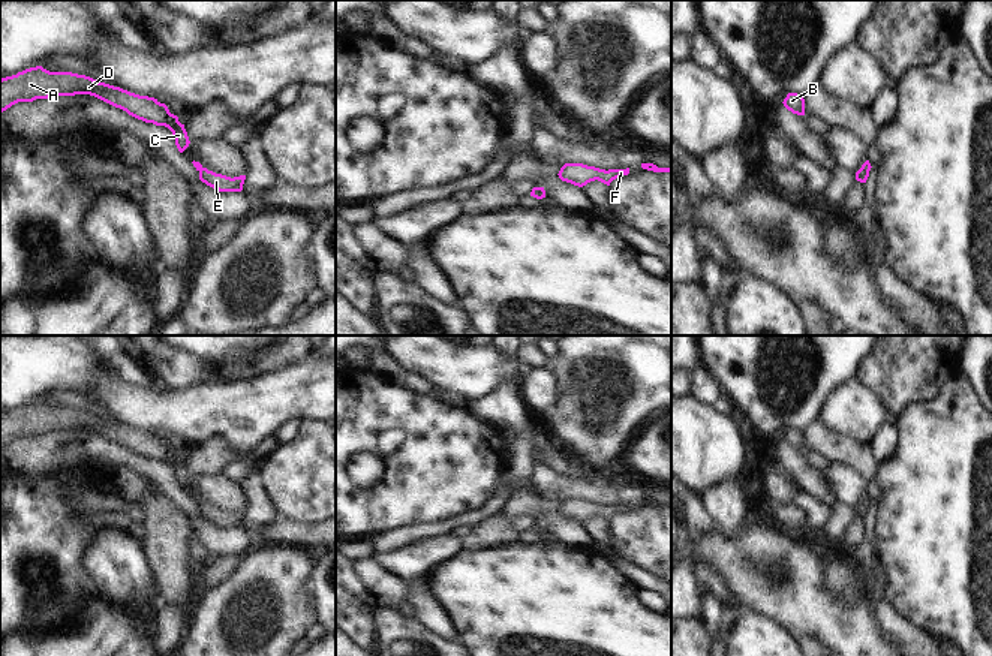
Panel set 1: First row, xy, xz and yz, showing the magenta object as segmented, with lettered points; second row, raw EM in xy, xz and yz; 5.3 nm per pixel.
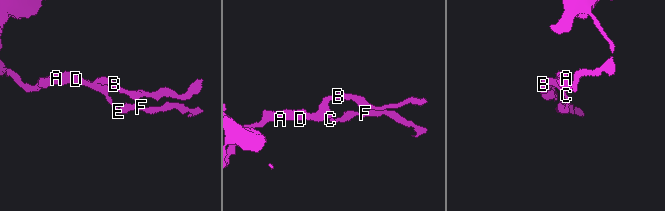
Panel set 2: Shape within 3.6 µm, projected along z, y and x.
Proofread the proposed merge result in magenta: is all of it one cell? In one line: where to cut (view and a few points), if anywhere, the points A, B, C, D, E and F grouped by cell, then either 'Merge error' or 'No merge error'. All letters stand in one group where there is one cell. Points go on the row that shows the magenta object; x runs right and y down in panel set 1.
No split. Groups: A B C D E F. No merge error.

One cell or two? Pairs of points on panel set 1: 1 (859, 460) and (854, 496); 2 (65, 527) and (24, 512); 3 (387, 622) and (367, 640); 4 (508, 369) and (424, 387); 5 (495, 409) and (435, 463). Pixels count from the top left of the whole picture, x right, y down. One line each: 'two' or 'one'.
1: two
2: one
3: two
4: two
5: two

